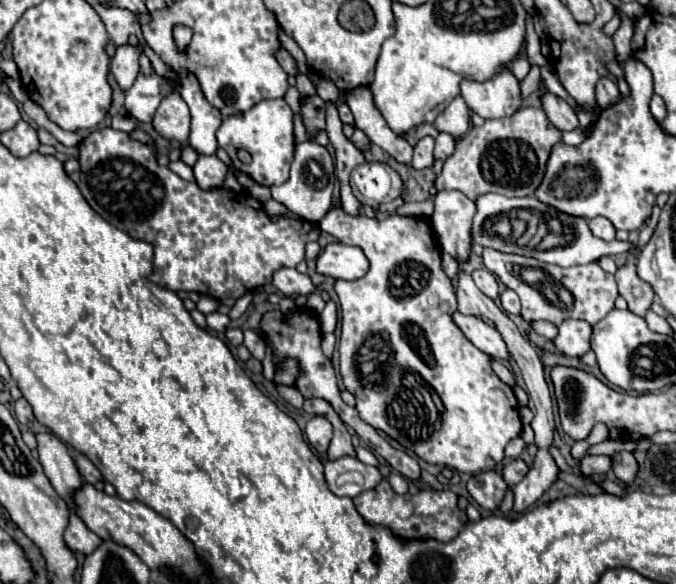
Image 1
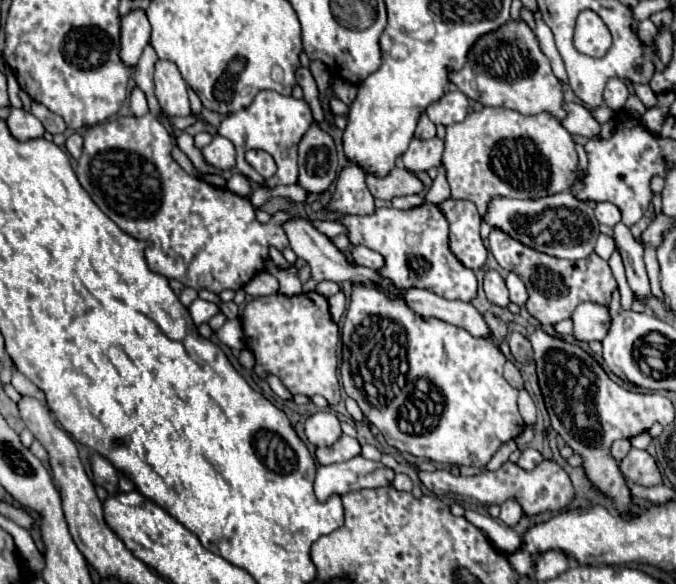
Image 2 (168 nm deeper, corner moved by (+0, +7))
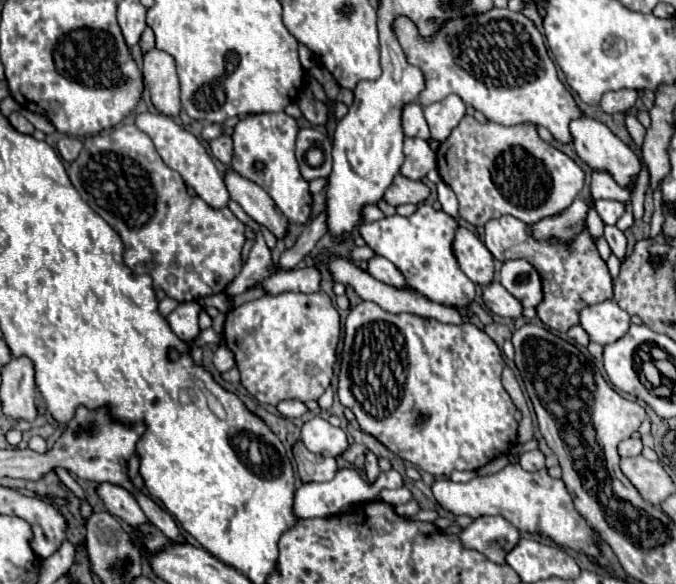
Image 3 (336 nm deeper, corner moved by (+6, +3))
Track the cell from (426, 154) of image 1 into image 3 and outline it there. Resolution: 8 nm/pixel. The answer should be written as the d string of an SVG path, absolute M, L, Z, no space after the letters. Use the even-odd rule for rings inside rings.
M412 102L412 104L404 106L404 110L402 110L402 128L404 128L406 136L416 136L416 138L422 138L422 140L430 138L428 124L426 124L426 118L422 114L420 104Z

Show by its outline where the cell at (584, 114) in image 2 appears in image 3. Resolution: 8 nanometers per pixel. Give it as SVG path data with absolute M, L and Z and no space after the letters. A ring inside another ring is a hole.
M580 116L574 118L570 122L570 134L572 134L572 148L576 150L576 154L594 170L608 170L612 172L614 180L620 186L630 186L632 180L638 176L640 172L640 162L638 156L632 152L632 148L628 144L624 144L618 136L614 136L602 122L590 118L590 116Z

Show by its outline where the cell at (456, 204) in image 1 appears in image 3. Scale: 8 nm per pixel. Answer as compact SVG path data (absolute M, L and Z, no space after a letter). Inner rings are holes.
M458 226L452 248L462 272L474 284L486 286L494 278L494 258L474 232L464 226Z

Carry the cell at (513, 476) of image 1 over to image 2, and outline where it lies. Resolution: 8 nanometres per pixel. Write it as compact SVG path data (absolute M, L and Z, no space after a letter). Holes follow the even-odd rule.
M526 448L526 450L522 452L520 460L518 460L518 466L524 468L524 470L534 470L542 460L544 460L544 458L542 458L542 454L540 454L538 450L534 450L534 448Z

